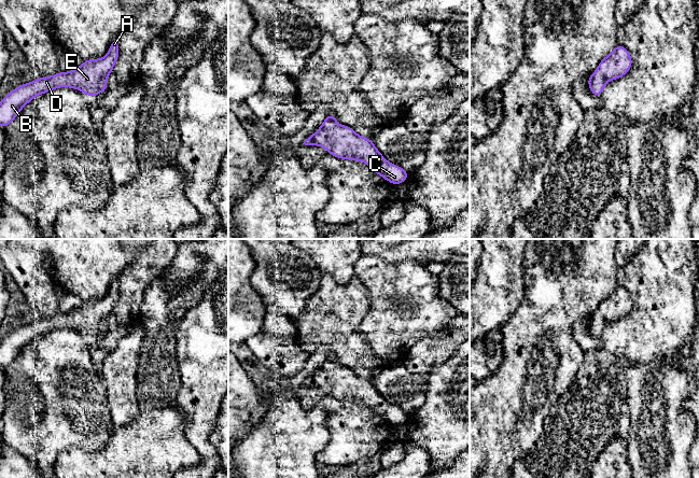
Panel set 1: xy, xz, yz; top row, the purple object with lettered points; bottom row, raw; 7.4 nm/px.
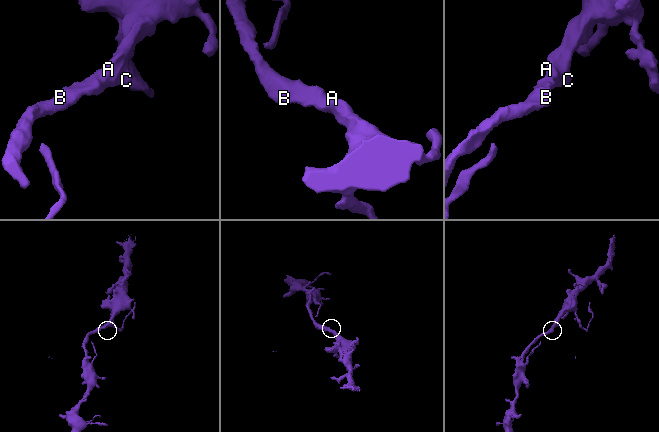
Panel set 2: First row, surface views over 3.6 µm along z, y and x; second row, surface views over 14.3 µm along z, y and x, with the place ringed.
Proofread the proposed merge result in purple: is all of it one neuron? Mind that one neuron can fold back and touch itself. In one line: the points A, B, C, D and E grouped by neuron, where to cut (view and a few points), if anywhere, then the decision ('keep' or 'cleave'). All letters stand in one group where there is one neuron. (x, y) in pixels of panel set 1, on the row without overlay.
groups A B C D E; cut none; keep

